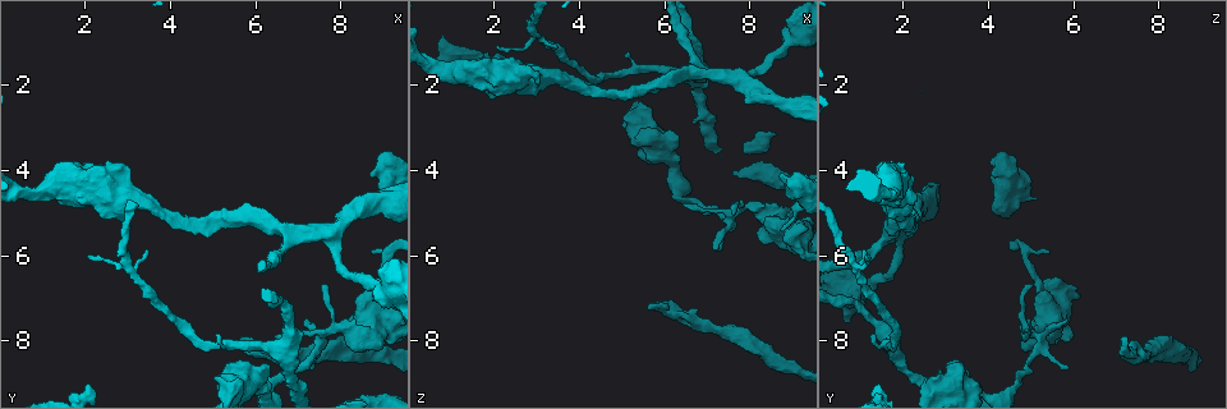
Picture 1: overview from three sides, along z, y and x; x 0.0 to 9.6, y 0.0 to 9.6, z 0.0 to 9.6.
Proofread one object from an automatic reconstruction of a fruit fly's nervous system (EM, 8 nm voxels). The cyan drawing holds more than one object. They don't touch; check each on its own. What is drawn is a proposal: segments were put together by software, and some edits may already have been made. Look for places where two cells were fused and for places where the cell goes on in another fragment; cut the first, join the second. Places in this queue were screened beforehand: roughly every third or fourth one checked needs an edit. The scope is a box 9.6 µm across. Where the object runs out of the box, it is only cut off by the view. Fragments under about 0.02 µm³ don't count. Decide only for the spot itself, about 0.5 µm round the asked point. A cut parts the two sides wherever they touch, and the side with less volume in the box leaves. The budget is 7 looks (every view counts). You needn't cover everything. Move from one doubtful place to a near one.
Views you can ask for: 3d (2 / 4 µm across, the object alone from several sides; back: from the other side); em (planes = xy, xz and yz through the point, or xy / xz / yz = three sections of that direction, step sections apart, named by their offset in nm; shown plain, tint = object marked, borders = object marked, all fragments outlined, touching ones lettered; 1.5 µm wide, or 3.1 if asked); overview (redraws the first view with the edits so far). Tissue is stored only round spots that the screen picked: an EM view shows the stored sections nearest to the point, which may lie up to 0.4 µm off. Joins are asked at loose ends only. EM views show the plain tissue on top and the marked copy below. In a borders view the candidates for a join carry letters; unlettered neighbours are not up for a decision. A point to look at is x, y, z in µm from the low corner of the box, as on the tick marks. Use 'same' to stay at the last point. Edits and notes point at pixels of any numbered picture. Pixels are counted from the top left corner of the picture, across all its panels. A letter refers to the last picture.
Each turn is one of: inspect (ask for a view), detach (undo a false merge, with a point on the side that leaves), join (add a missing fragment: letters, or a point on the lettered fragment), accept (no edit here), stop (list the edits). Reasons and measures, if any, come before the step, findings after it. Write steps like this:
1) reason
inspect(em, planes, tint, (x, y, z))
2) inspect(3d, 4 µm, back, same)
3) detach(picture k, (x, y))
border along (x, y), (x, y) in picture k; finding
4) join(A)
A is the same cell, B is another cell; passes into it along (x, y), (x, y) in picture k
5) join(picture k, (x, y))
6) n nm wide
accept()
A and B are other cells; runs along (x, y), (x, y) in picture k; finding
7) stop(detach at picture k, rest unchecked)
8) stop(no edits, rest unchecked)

end of a long branch
inspect(3d, 4 µm, (5.60, 7.90, 7.15))

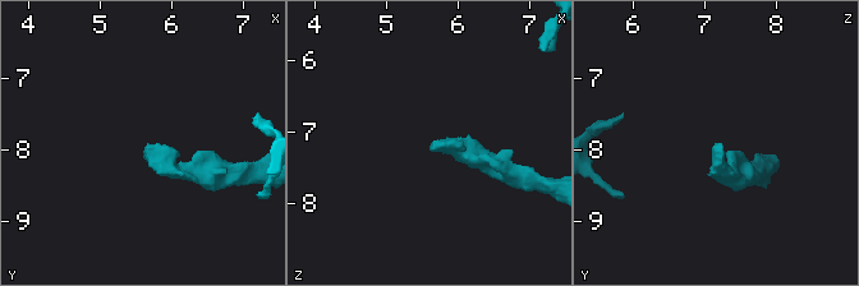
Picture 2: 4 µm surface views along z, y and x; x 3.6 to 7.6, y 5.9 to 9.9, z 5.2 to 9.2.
inspect(em, planes, tint, (5.60, 7.95, 7.25))

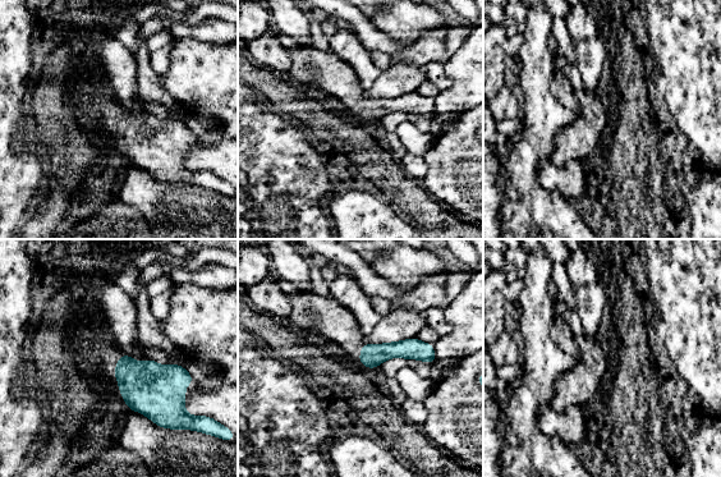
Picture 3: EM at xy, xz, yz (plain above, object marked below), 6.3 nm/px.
inspect(em, planes, borders, same)

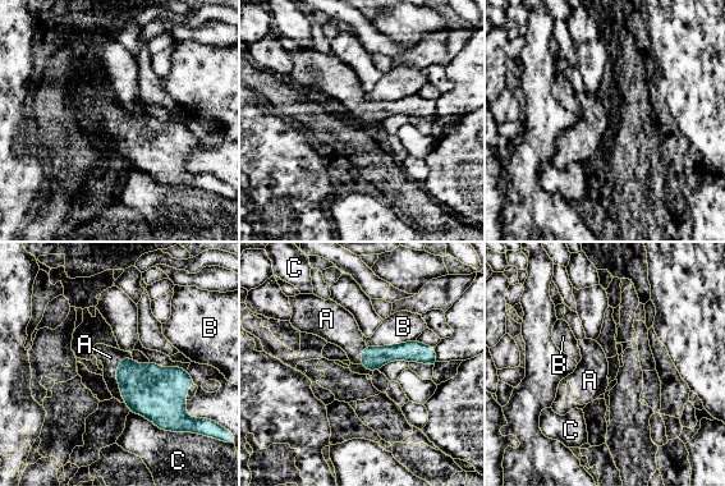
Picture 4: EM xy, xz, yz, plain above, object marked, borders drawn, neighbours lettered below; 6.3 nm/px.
B touches over 320 nm
join(A)
A is the same cell, B and C are other cells; passes into it along (150, 390), (115, 376), (110, 357) in picture 4; it goes on there

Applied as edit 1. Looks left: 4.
calibre changes
inspect(em, planes, tint, (6.55, 8.90, 4.65))

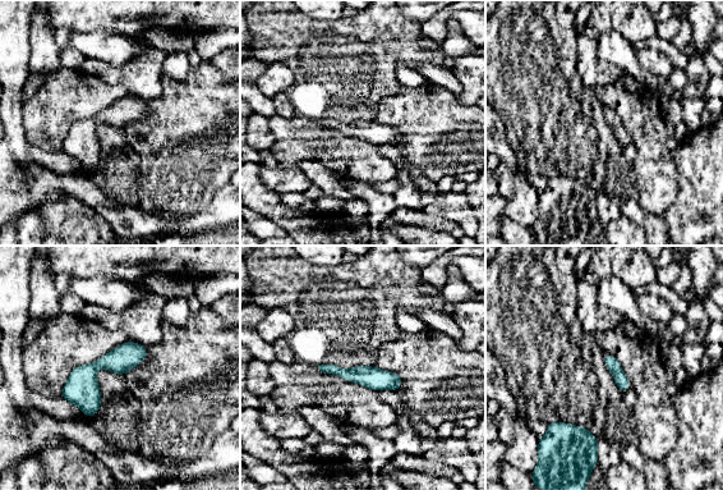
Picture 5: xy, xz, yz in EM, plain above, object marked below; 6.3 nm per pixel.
inspect(em, planes, borders, same)

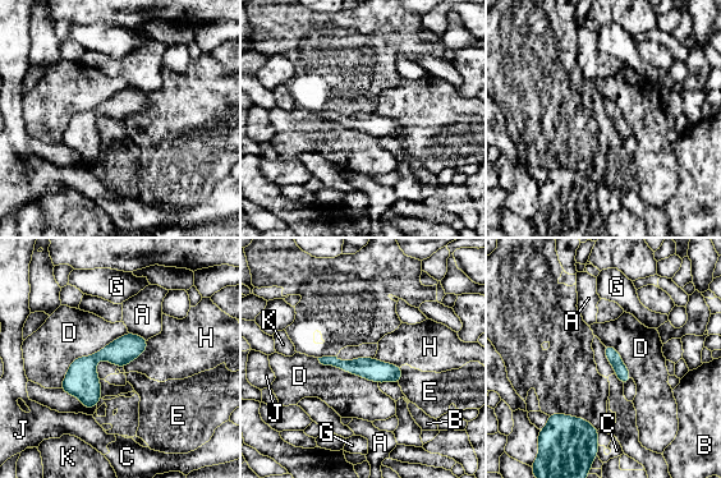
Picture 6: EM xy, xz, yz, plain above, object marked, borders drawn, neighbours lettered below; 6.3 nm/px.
90 nm wide
accept()
A, B, C, D, E, G, H, J and K are other cells; runs along (143, 341), (97, 355), (64, 386) in picture 6; one cell here

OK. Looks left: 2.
stop(join at picture 4, rest unchecked)

